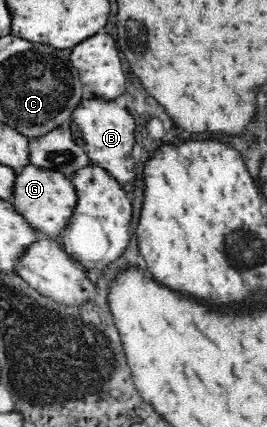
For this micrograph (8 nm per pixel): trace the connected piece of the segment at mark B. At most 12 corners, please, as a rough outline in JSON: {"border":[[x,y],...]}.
{"border":[[83,97],[66,127],[91,162],[134,178],[134,117]]}

